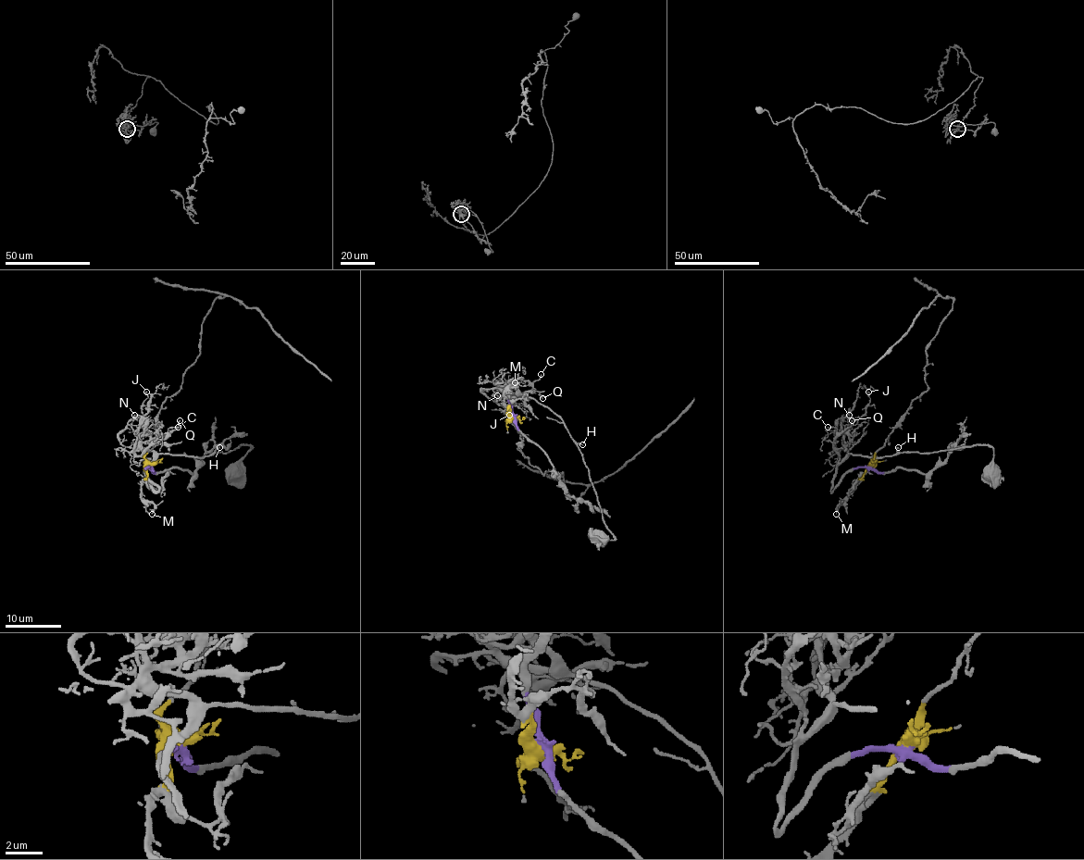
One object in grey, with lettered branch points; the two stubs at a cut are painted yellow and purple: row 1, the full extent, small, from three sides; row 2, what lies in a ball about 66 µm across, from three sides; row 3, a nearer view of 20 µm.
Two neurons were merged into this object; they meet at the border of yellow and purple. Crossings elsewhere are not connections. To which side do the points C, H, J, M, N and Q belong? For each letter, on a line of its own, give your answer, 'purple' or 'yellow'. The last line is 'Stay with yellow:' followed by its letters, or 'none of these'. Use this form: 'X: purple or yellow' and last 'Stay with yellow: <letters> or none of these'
C: purple
H: purple
J: purple
M: yellow
N: purple
Q: purple
Stay with yellow: M

